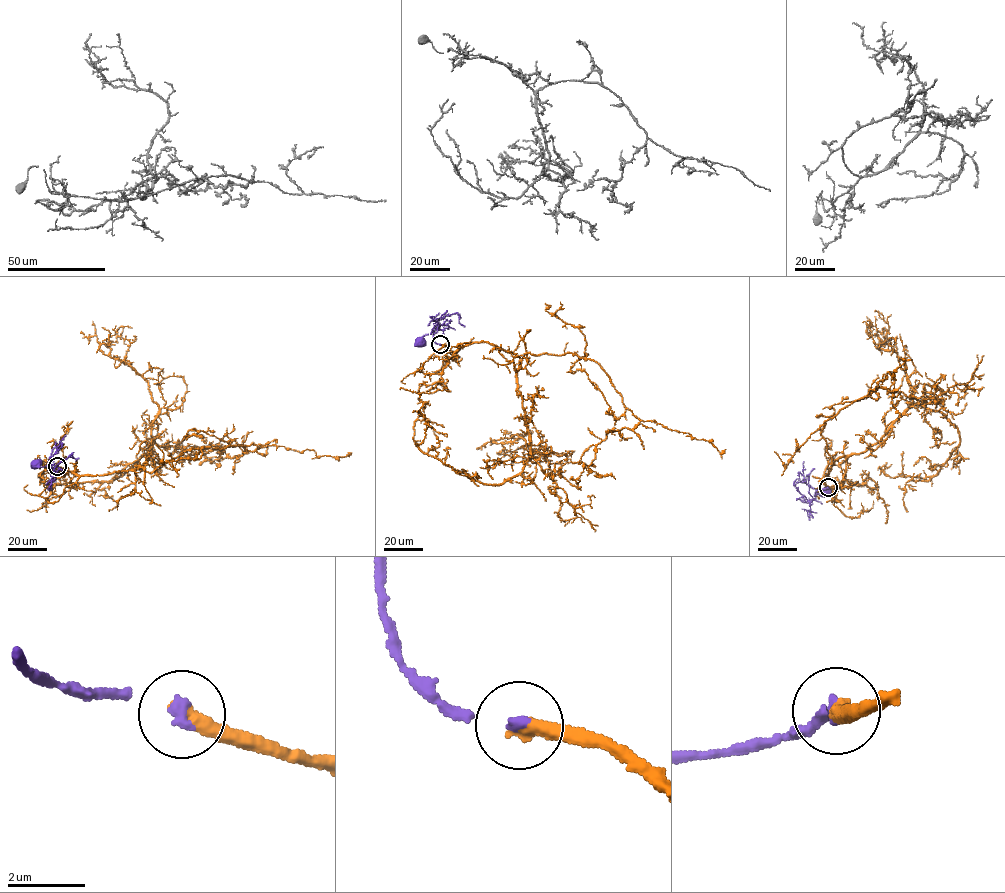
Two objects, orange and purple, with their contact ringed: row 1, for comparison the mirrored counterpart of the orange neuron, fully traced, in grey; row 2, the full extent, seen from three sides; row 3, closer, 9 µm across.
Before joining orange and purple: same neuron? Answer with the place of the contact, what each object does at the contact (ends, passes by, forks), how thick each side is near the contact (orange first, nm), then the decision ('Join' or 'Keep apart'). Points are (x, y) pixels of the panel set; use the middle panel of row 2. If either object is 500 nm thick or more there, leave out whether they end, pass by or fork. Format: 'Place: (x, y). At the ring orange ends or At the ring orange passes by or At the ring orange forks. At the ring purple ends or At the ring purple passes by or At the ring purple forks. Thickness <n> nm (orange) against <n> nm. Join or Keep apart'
Place: (440, 344). At the ring orange ends. At the ring purple ends. Thickness 360 nm (orange) against 280 nm. Join

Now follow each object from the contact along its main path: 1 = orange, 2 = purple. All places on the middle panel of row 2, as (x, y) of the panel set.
1: (440, 344), (488, 341), (519, 357), (531, 456), (499, 484), (444, 465), (413, 438), (417, 397)
2: (440, 344), (434, 341), (432, 332), (424, 335), (420, 342)

